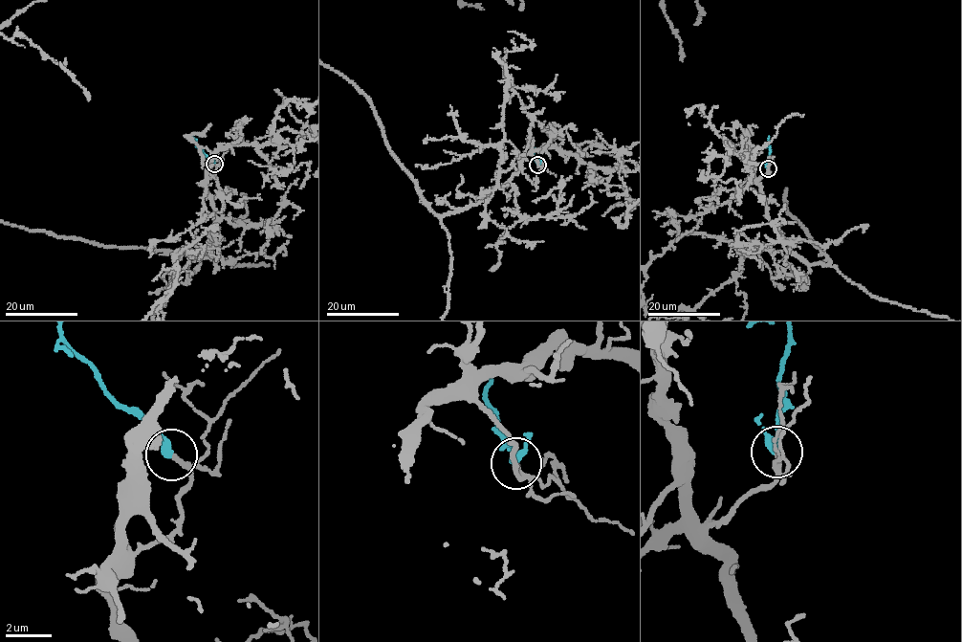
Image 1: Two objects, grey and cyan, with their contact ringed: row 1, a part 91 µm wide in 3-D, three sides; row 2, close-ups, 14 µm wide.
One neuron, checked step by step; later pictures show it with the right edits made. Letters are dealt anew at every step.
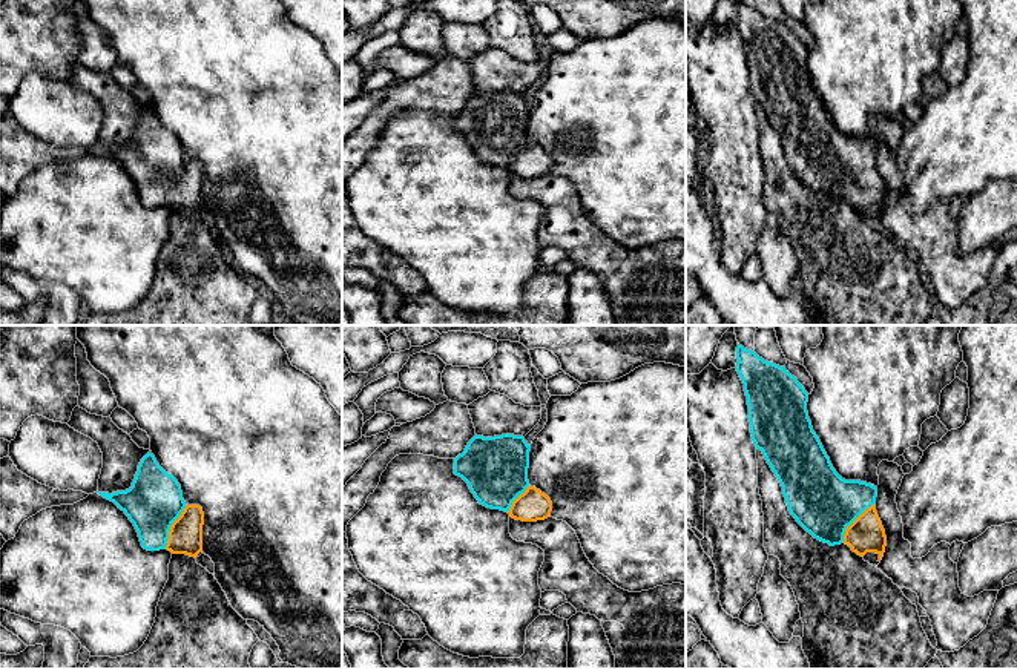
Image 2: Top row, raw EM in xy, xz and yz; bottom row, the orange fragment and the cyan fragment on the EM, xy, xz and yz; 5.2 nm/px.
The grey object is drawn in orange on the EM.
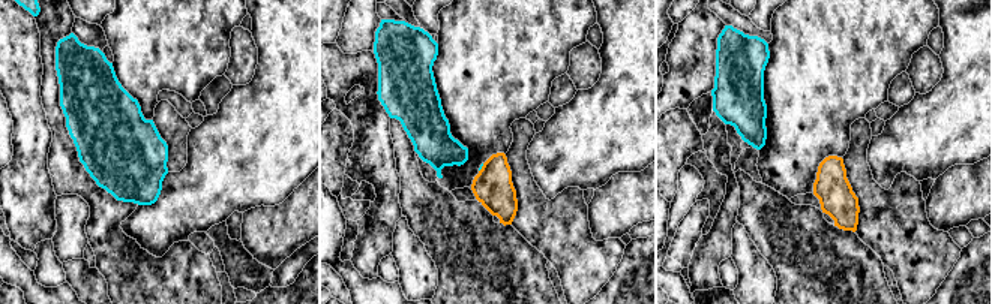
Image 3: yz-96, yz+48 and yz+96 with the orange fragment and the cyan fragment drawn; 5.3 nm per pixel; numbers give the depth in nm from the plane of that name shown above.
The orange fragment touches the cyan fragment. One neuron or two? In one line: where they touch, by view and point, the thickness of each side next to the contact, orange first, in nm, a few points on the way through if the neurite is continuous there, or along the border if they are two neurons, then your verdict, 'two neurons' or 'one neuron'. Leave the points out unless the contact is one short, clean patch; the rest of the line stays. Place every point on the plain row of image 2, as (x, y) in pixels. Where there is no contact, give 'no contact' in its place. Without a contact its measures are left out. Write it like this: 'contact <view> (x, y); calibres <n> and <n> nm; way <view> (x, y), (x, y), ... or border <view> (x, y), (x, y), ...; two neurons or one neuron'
contact xy (171, 183); calibres 180 and 300 nm; way xy (186, 189), (171, 183), (160, 172), (154, 158); one neuron

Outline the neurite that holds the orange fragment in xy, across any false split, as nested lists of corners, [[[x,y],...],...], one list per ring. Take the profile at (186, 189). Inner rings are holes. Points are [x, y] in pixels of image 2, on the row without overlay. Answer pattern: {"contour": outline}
{"contour": [[[147,109],[141,115],[129,146],[98,150],[114,158],[129,173],[144,206],[167,206],[172,210],[186,210],[195,215],[202,209],[202,164],[184,158],[181,141],[172,130],[160,123],[152,109]]]}

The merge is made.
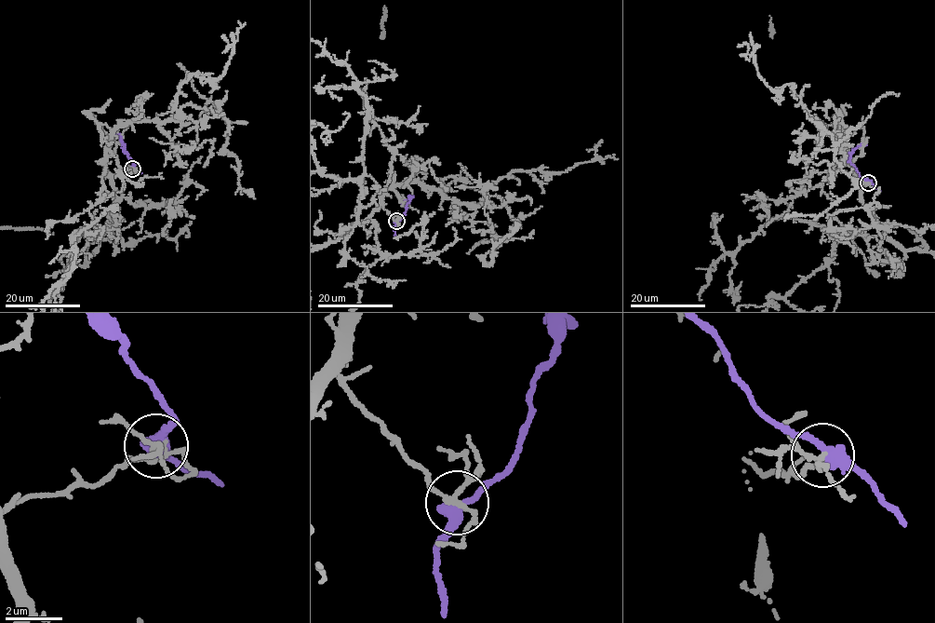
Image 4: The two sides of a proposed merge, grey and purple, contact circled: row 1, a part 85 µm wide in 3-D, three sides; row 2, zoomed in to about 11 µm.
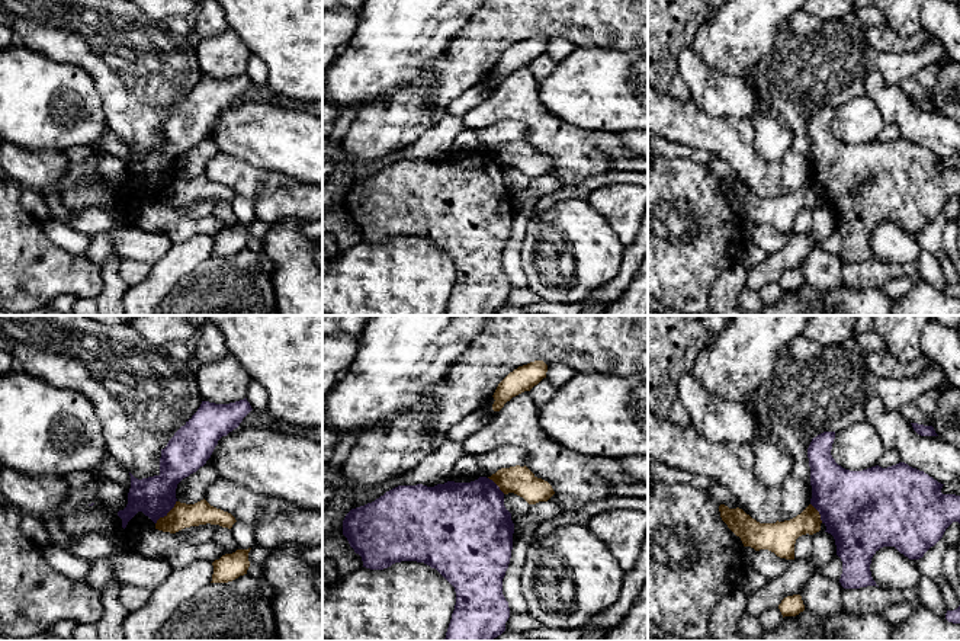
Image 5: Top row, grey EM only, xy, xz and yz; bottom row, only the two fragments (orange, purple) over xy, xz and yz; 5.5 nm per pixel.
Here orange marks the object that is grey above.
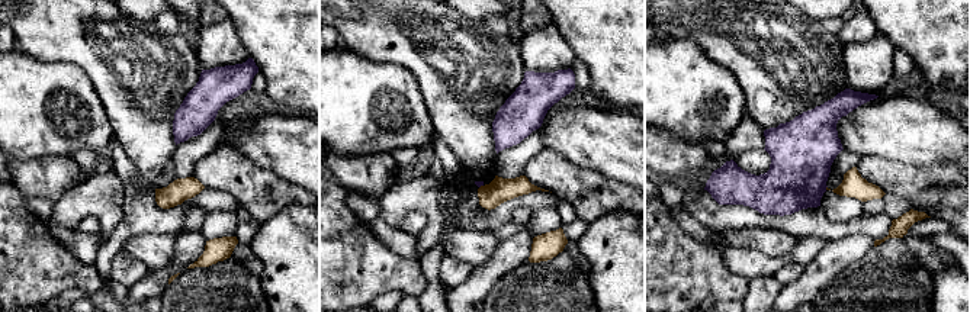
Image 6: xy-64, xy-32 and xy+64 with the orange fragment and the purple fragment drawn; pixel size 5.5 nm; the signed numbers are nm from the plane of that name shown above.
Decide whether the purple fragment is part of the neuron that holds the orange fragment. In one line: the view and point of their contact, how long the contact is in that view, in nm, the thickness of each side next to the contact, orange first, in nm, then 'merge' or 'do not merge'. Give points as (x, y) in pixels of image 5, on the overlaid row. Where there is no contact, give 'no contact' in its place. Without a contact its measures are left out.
meets orange in xy at (167, 513); contact 180 nm long; 140 nm thick on the orange side, 220 nm on the other; do not merge

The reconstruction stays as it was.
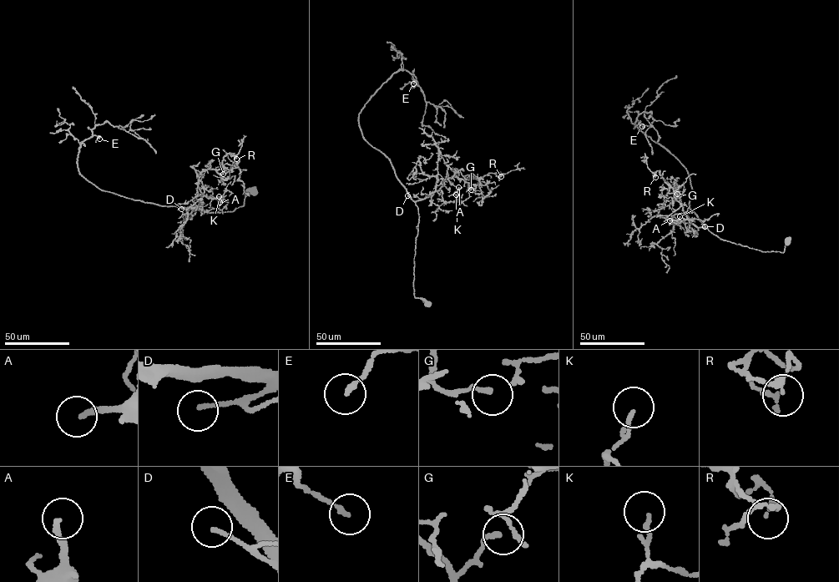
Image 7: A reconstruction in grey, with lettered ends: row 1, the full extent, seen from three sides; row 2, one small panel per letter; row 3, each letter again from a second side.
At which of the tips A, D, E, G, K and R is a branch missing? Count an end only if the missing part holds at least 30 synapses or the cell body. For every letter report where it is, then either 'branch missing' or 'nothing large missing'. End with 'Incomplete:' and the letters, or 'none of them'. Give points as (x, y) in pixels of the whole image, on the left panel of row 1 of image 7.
A: place (219, 202); branch missing
D: place (181, 209); nothing large missing
E: place (99, 139); nothing large missing
G: place (223, 174); nothing large missing
K: place (219, 196); nothing large missing
R: place (236, 159); nothing large missing
Incomplete: A

